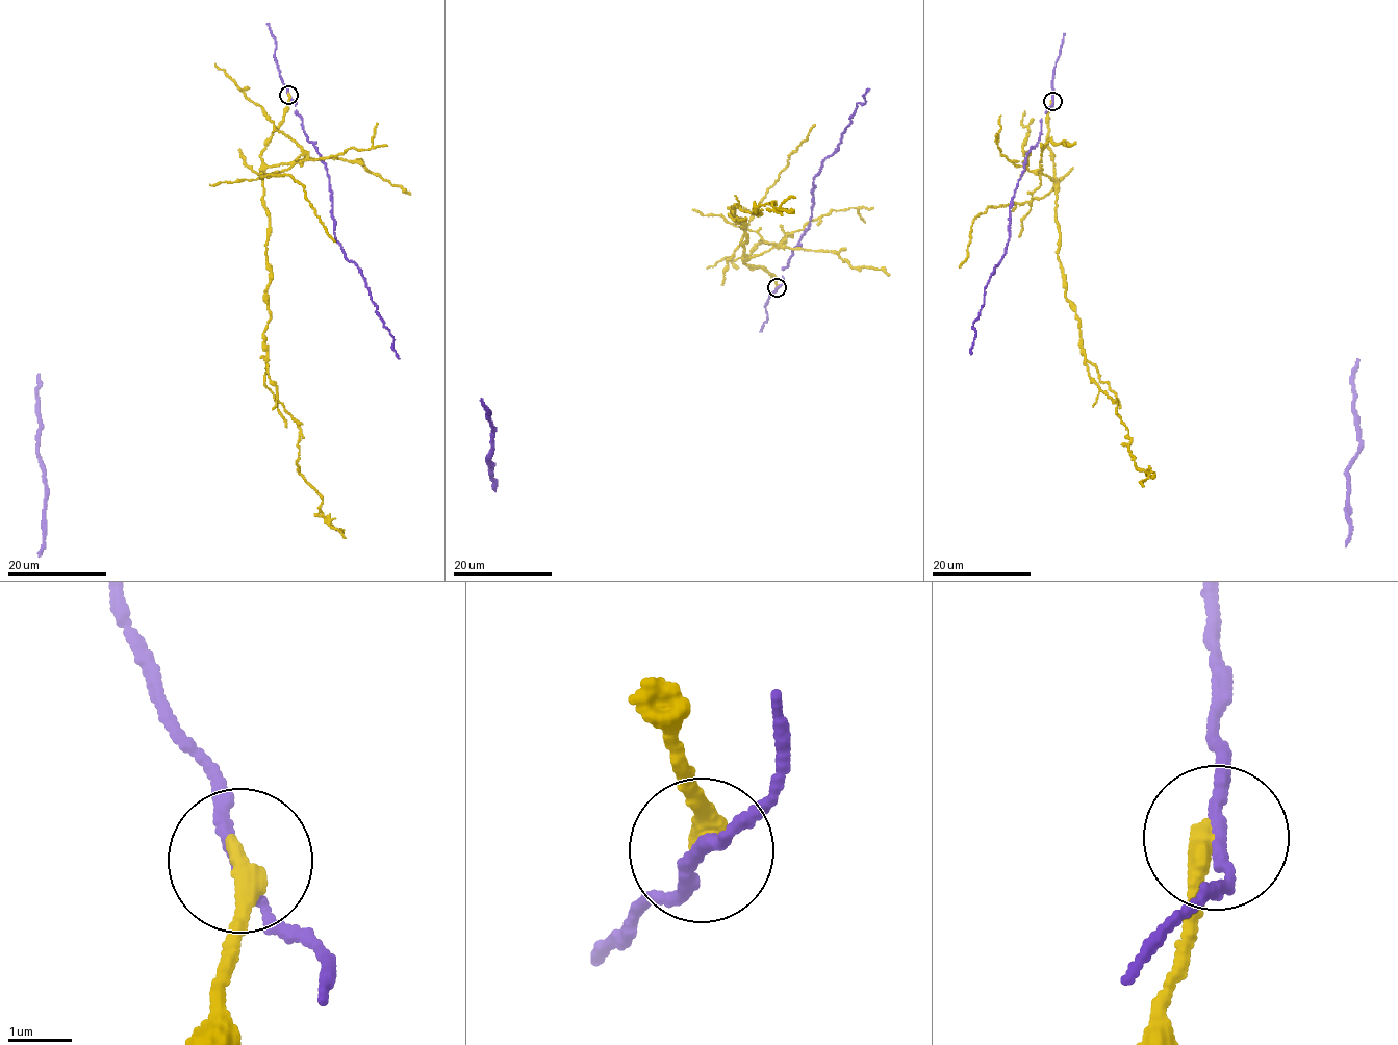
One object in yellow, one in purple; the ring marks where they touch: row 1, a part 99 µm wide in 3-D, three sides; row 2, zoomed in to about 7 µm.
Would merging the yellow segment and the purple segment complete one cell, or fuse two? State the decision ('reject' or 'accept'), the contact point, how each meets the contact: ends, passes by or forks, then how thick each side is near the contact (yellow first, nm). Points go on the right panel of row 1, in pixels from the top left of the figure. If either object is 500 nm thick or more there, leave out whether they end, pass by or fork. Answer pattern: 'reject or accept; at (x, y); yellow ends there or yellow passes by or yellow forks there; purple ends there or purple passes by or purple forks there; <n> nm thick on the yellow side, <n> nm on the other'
reject; at (1052, 101); yellow ends there; purple passes by; 340 nm thick on the yellow side, 180 nm on the other

